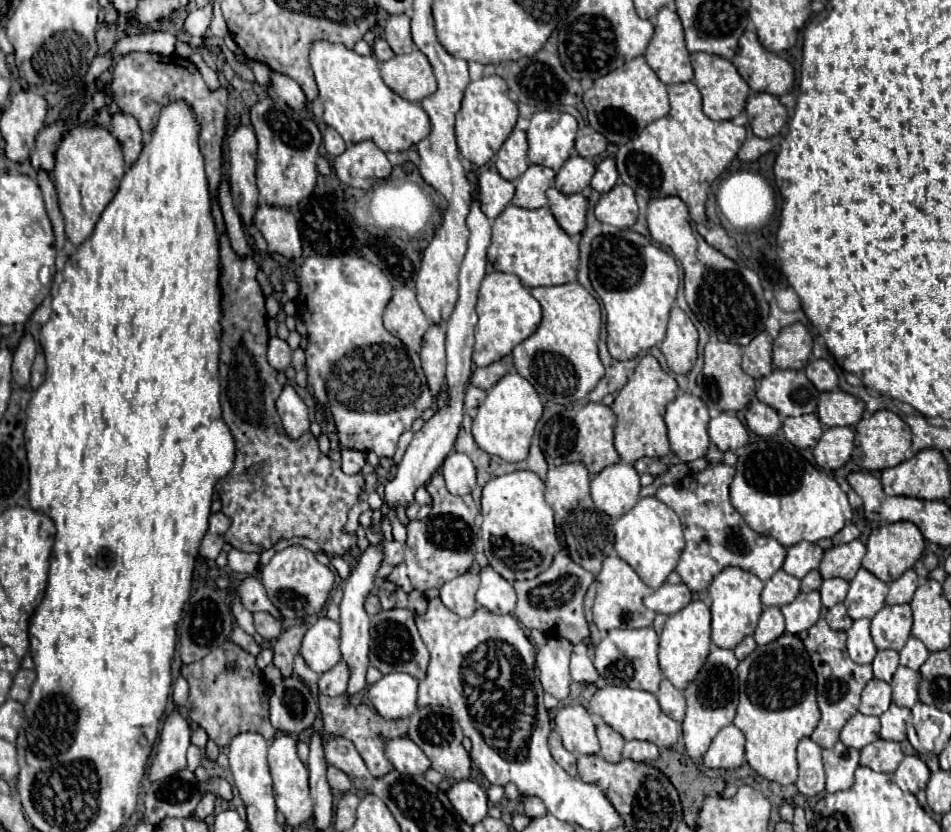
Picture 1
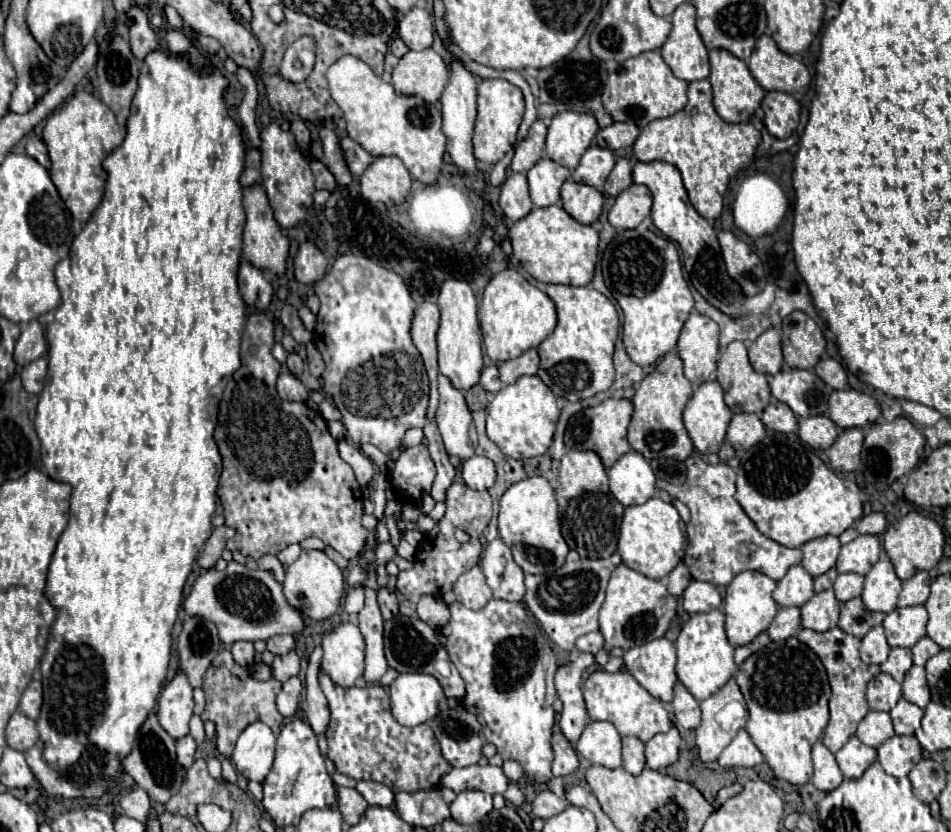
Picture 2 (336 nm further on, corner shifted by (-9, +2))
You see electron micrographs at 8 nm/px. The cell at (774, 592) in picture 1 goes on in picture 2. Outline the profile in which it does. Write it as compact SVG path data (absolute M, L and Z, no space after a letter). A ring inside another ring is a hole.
M801 565L791 567L787 575L781 581L777 581L777 589L773 591L773 599L781 607L791 607L791 605L801 607L813 595L815 595L813 577Z

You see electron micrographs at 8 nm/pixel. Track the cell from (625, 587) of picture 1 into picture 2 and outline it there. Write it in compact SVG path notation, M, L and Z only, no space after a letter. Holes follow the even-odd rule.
M619 563L609 579L607 597L599 613L599 631L605 637L607 647L631 649L635 645L647 643L649 639L663 637L675 617L677 599L667 591L661 581L649 579L625 563Z

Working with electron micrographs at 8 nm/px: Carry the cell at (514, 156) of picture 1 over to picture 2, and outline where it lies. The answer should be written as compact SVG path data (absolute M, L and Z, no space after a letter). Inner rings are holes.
M537 119L531 129L529 135L515 147L515 155L511 161L511 171L513 173L527 173L543 155L543 147L545 147L545 133L547 127L541 119Z

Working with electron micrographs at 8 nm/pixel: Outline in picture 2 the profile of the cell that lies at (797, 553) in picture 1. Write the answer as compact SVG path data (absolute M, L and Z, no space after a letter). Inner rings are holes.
M833 535L813 539L813 541L809 541L809 543L805 543L801 547L801 551L803 551L801 565L805 567L805 571L811 577L819 577L827 569L835 567L835 561L837 561L837 555L839 555L839 547L841 547L841 543Z

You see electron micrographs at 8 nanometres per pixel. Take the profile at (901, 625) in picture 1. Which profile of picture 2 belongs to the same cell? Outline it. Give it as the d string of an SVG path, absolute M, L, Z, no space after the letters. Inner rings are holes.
M923 605L893 609L887 613L883 627L891 647L913 647L921 637L925 637L927 611Z

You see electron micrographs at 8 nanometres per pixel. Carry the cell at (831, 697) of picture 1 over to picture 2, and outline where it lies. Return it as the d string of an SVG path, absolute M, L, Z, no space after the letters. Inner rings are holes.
M833 627L829 631L817 633L817 631L809 631L809 629L801 629L797 639L801 639L801 643L805 643L807 647L811 647L817 657L821 659L821 663L827 669L829 675L829 683L833 689L833 695L829 699L829 711L831 711L831 719L829 725L825 729L823 735L823 745L831 751L837 753L851 735L855 735L855 729L859 725L859 721L867 715L869 707L867 707L867 699L865 699L865 689L867 683L881 671L879 665L865 665L859 657L859 639L853 635L843 633L839 627Z

